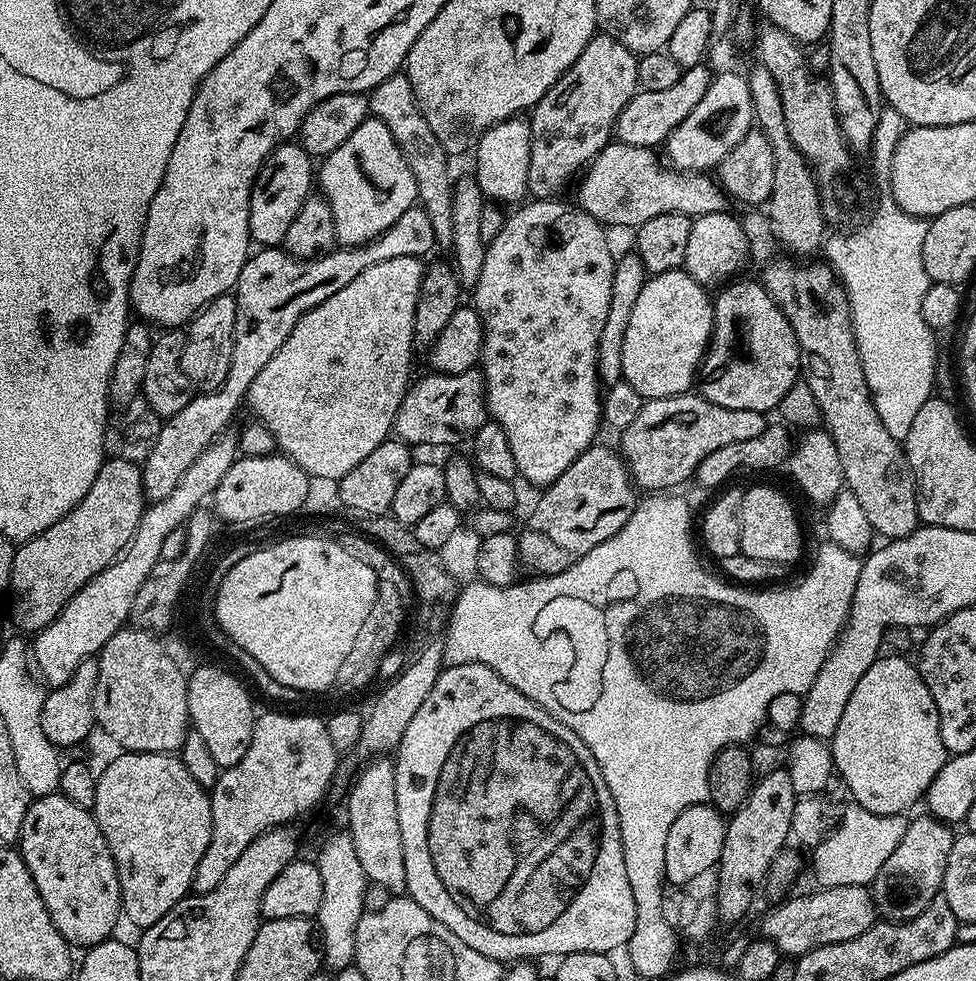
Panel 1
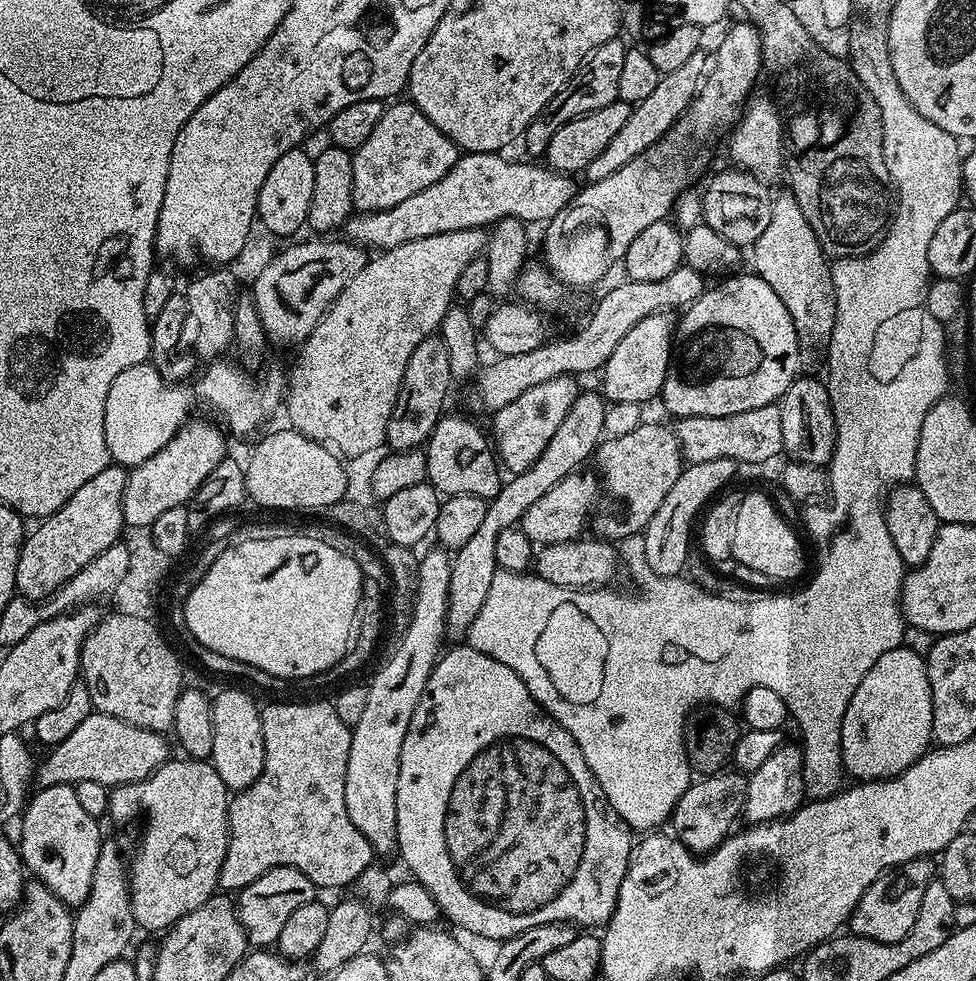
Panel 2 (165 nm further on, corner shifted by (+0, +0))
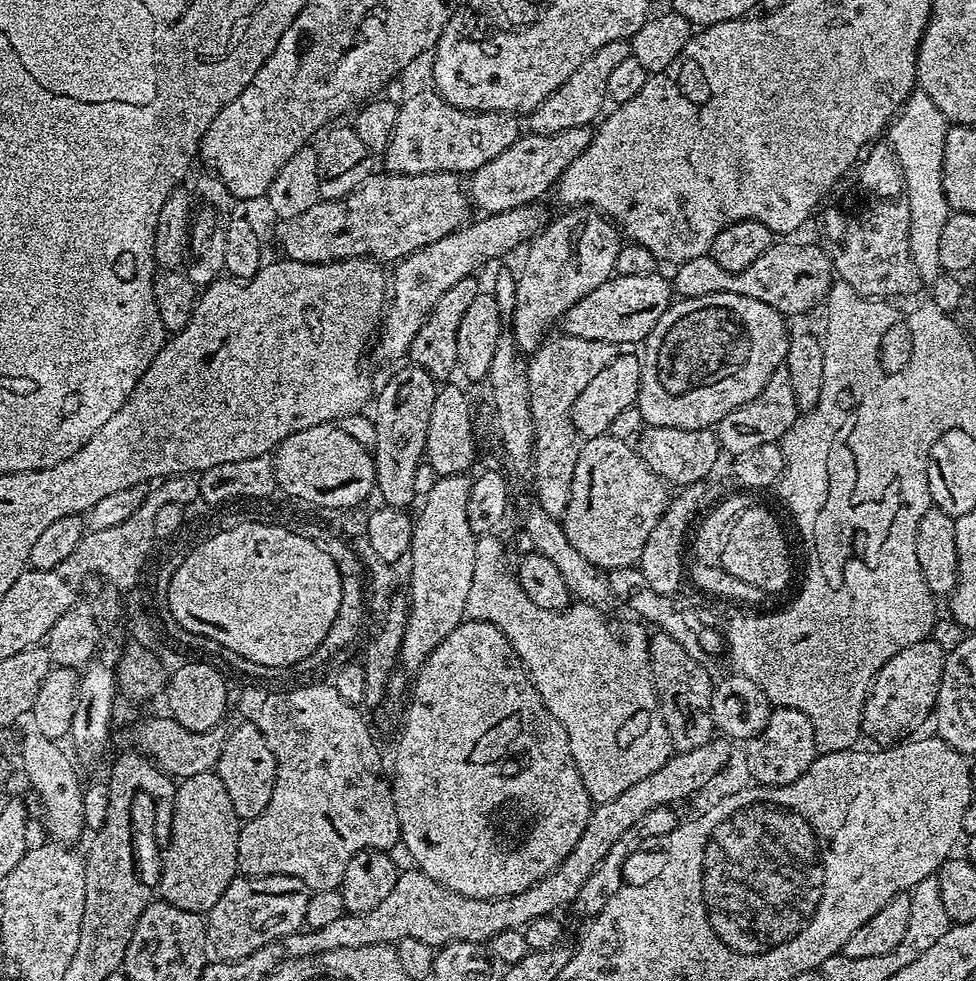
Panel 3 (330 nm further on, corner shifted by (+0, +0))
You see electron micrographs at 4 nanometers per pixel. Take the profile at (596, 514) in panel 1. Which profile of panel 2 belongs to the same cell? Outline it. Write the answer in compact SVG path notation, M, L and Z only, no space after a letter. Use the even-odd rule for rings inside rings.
M642 422L630 430L630 434L622 434L622 438L607 437L594 453L603 491L607 495L609 492L612 496L628 496L628 512L624 508L608 508L605 512L595 513L595 535L609 542L622 542L627 536L643 533L682 471L680 443L675 431L671 427L648 423Z

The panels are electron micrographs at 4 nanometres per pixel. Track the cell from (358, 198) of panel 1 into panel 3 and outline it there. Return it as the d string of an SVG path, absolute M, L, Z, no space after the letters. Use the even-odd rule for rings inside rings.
M431 87L408 96L398 107L398 118L388 148L382 153L383 167L402 176L427 172L471 174L478 166L486 166L490 158L498 158L502 150L510 150L522 134L522 124L506 112L467 112L450 106Z

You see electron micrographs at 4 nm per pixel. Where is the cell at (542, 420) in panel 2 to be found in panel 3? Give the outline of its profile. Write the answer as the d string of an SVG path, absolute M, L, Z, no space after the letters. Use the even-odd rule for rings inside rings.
M567 334L553 335L544 341L535 352L531 353L528 365L528 385L530 386L530 414L534 418L534 434L536 445L532 451L534 473L536 472L535 499L546 510L546 514L557 518L563 517L566 506L570 502L572 483L574 482L574 466L578 466L578 454L582 437L572 424L572 407L578 402L578 394L586 390L591 380L610 366L610 362L618 355L617 345L610 342L598 342L590 338L578 338Z

